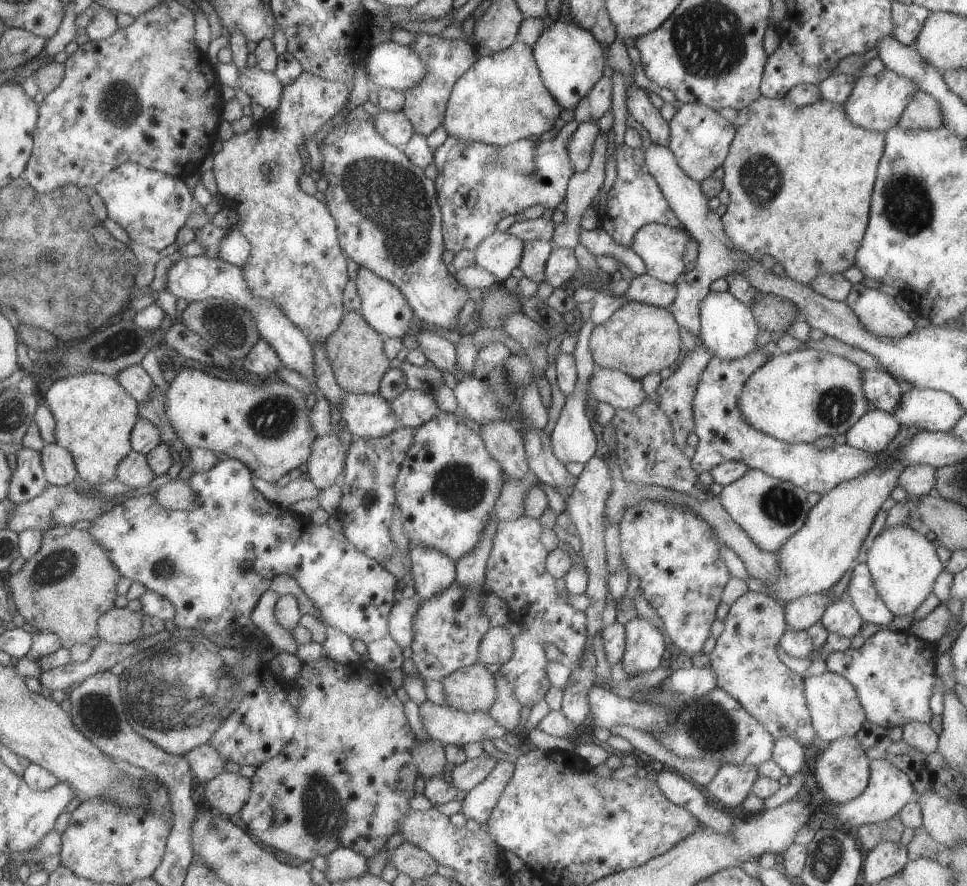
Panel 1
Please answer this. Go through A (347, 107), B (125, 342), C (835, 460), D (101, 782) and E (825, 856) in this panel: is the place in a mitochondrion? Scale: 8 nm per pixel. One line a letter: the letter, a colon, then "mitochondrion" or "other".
A: other
B: mitochondrion
C: other
D: other
E: mitochondrion

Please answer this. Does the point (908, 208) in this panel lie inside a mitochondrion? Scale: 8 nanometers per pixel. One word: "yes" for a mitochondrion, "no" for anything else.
yes

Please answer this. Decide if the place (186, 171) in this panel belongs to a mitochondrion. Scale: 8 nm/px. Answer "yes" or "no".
no

